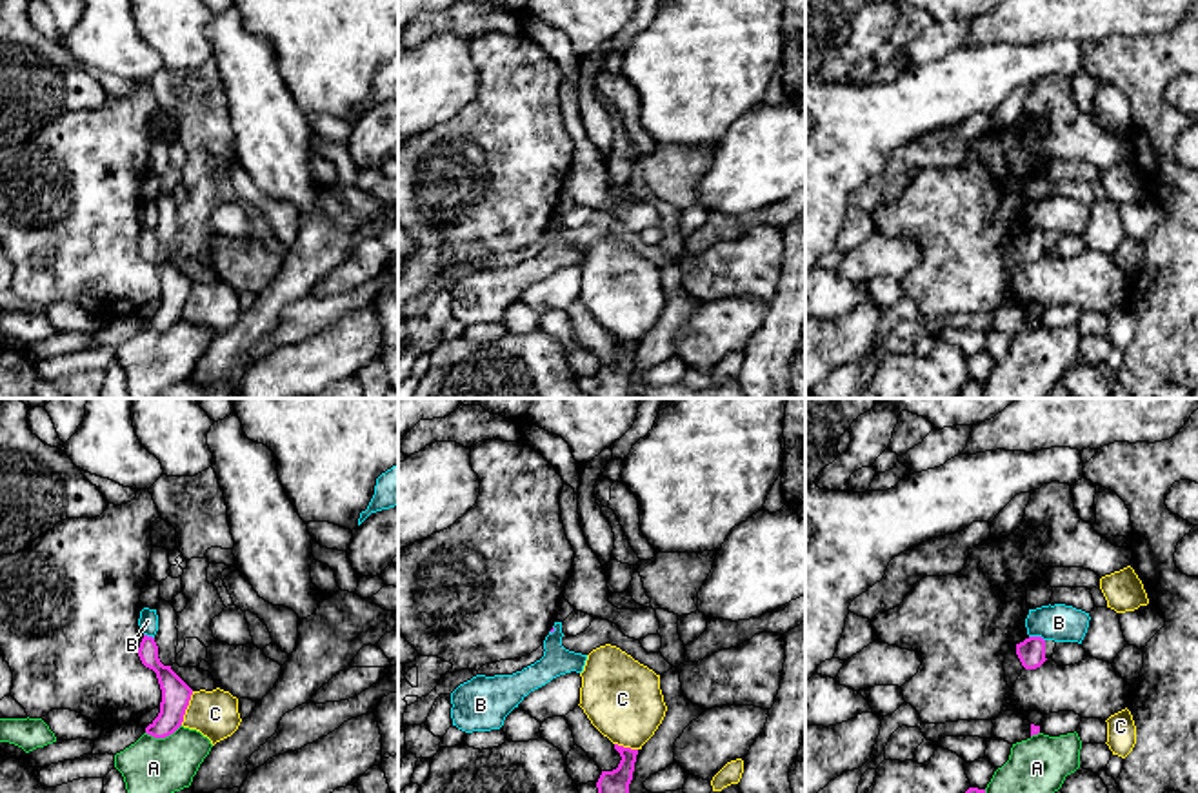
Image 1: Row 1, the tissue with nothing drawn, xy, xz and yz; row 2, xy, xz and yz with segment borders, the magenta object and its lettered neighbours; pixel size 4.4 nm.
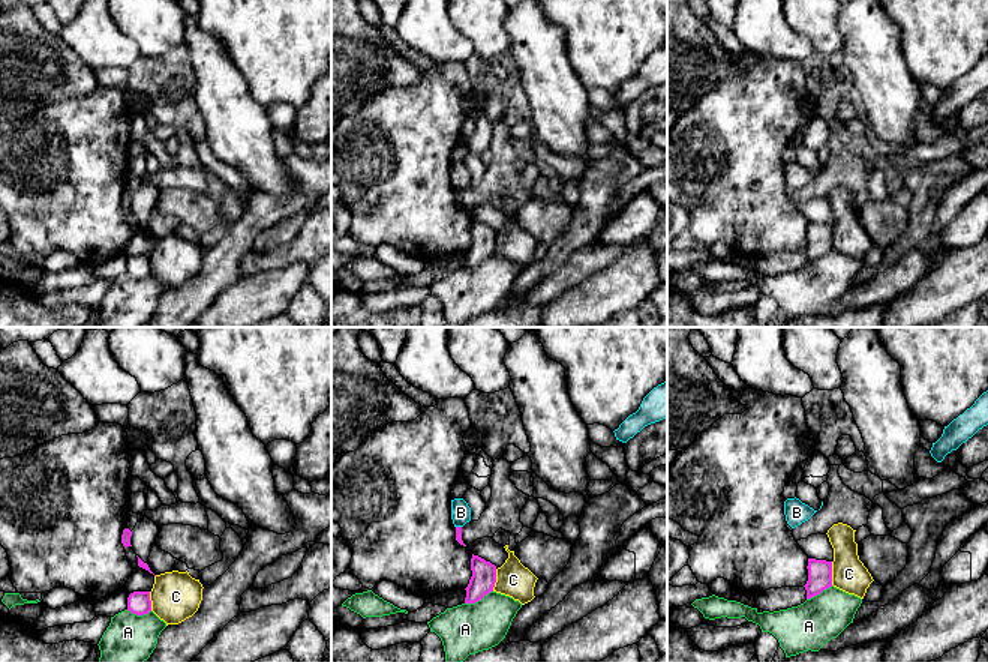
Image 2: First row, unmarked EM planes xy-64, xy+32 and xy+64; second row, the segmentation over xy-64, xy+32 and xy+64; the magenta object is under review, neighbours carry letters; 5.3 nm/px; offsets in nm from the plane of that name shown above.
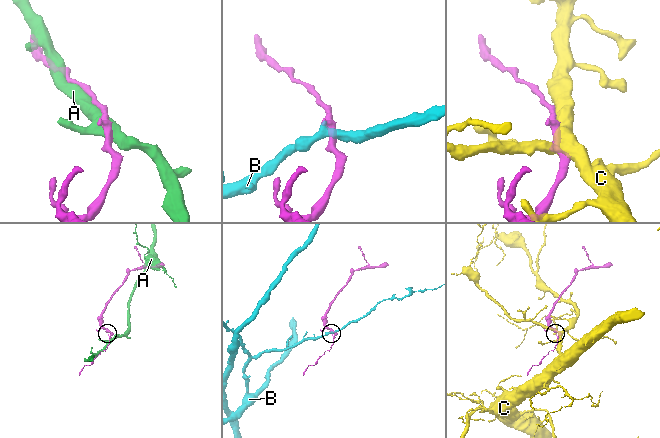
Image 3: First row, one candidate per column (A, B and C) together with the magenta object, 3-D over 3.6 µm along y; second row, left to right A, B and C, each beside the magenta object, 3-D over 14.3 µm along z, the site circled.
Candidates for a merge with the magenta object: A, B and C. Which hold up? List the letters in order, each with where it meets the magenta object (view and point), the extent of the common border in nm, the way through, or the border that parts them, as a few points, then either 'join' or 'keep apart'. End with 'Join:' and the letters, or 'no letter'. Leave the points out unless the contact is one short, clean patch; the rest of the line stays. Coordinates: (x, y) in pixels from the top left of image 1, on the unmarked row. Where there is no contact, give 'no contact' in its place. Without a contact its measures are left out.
A: meets magenta in xy at (162, 330); contact 170 nm long; keep apart
B: meets magenta in yz at (1037, 230); contact 80 nm long; border along yz (1029, 228), (1038, 228), (1044, 233); keep apart
C: meets magenta in xy at (186, 301); contact 160 nm long; keep apart
Join: no letter

